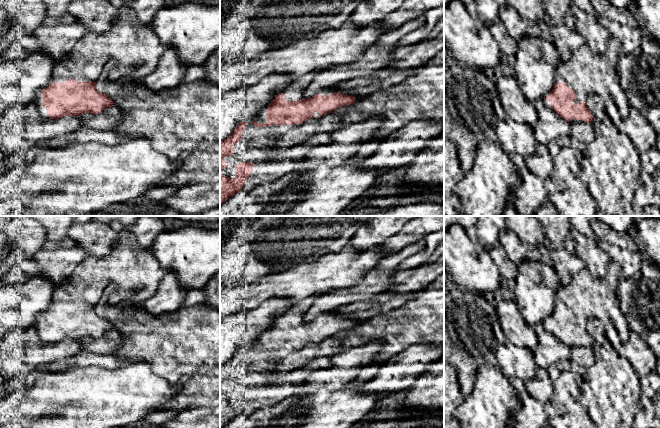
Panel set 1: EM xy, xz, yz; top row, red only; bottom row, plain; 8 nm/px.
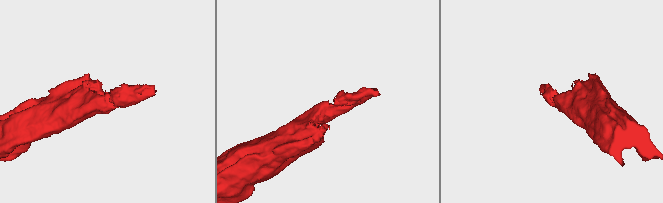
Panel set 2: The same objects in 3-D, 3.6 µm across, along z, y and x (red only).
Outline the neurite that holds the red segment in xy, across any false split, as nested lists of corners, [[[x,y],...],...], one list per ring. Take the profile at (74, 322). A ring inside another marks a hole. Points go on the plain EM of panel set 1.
[[[123,229],[118,232],[118,239],[107,256],[100,259],[88,256],[75,266],[71,275],[56,287],[50,309],[38,314],[33,326],[44,343],[99,338],[112,331],[113,325],[97,315],[98,306],[102,303],[122,308],[139,306],[155,294],[166,273],[151,250],[141,247],[132,231]]]

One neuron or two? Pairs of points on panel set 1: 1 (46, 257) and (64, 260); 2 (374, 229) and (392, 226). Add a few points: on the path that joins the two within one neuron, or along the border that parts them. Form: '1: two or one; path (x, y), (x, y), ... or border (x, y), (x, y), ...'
1: one; path (50, 260), (60, 260)
2: one; path (378, 228), (388, 226)

